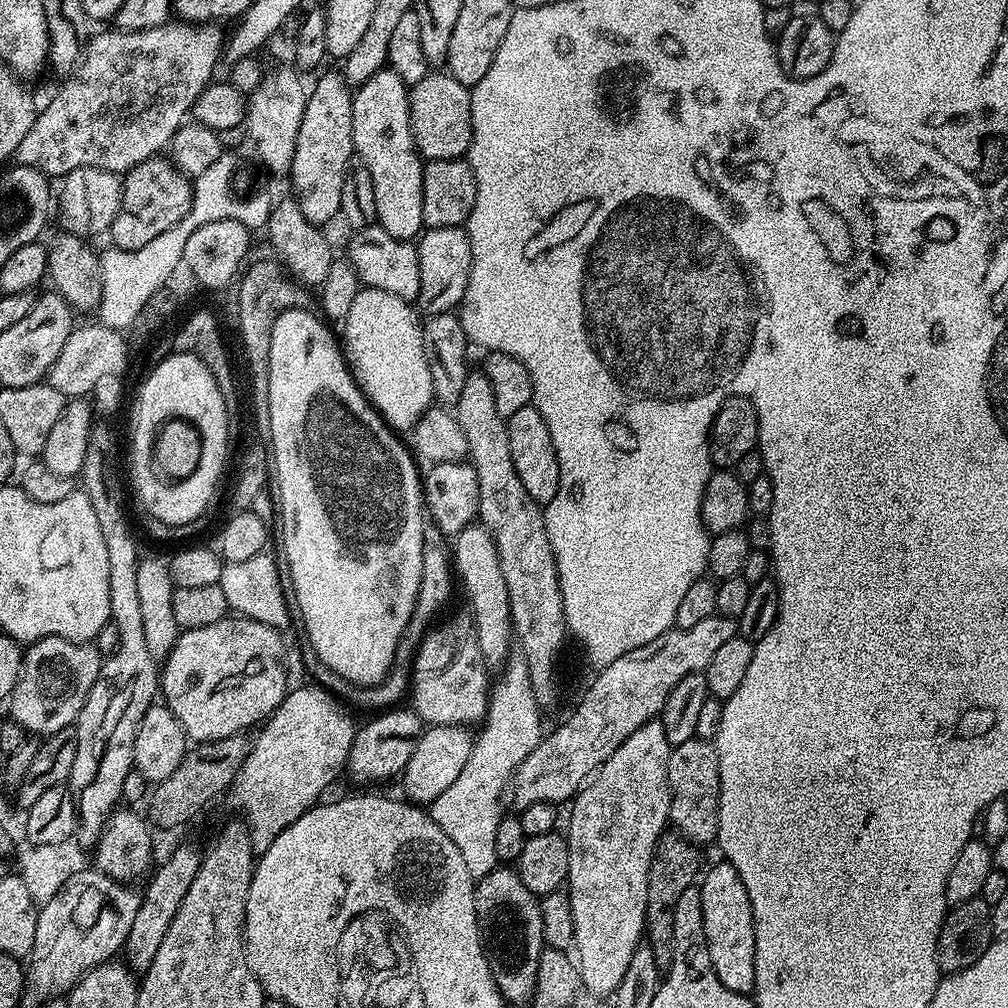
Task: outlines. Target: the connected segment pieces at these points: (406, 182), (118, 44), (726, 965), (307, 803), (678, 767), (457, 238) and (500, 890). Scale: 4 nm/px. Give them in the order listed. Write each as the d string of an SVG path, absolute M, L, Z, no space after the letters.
M381 70L355 89L352 97L352 147L355 155L370 170L374 181L374 210L376 224L396 240L415 241L424 228L422 218L422 178L425 161L416 151L416 143L410 130L409 85L391 70Z
M169 22L157 28L133 32L111 30L98 33L93 40L91 37L79 64L70 73L68 79L72 80L66 81L53 94L52 101L37 111L34 126L30 126L26 138L18 142L15 163L43 172L49 178L63 178L70 170L78 170L82 166L123 174L138 166L138 162L167 149L172 136L185 123L198 94L213 83L216 63L221 63L226 47L225 33L216 28L219 27L212 22Z
M727 862L719 863L709 872L707 869L698 884L702 898L702 922L706 930L706 942L710 946L710 962L714 962L718 982L722 982L726 990L748 994L754 986L752 903L746 894L746 886L742 886L742 878L738 878L738 870L734 870L734 866Z
M315 682L307 683L308 684L302 685L301 688L293 687L291 690L285 692L283 702L272 711L272 715L269 716L267 720L263 721L262 727L255 733L255 735L257 734L256 744L254 740L254 743L251 747L249 747L245 760L242 762L241 768L238 770L236 778L232 781L232 785L230 787L230 795L232 794L233 806L241 808L241 810L244 811L242 816L247 823L248 831L252 835L252 851L256 854L265 852L265 850L270 846L270 842L274 842L274 838L278 838L278 834L282 834L282 830L286 830L290 825L292 825L292 823L294 823L294 821L298 818L302 818L302 814L306 814L313 808L317 801L323 797L320 795L322 795L323 792L339 778L340 772L342 776L342 773L345 769L347 769L350 746L354 746L354 738L356 737L358 724L357 721L352 721L351 714L353 715L353 713L349 711L349 709L345 707L341 701L337 700L332 693L327 692L325 688L320 687L319 684Z
M693 738L675 745L668 759L668 789L671 827L691 844L712 844L718 834L720 817L720 767L715 743Z
M463 227L429 228L419 237L416 253L418 254L420 285L415 303L419 311L428 316L453 311L466 294L466 286L470 278L472 251L467 231Z
M497 866L490 874L479 877L475 885L474 910L496 989L509 1005L527 1005L536 989L538 962L546 947L540 901L526 890L526 882L512 866Z

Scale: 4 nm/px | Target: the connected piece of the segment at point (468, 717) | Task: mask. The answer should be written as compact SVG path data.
M467 615L456 616L453 620L448 620L444 625L433 627L425 634L424 640L420 644L420 649L416 651L416 659L412 668L412 683L410 685L410 707L425 725L431 726L441 724L442 726L454 726L455 724L463 724L465 726L476 726L483 721L485 714L488 712L488 697L490 695L490 678L488 680L488 668L486 658L482 654L482 650L478 646L478 638L476 637L476 625Z

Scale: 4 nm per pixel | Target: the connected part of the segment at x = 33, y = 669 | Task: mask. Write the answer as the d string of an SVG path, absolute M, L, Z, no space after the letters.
M47 636L27 645L22 656L20 677L6 701L8 712L12 715L9 716L11 723L40 738L73 727L98 678L101 663L102 654L92 642Z

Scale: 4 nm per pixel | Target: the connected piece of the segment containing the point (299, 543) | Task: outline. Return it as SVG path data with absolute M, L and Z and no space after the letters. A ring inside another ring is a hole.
M291 308L278 314L270 330L270 430L267 435L272 439L270 468L273 473L276 471L274 496L278 501L280 536L284 539L282 550L286 554L286 562L290 562L290 578L294 578L294 594L298 594L298 610L302 610L302 631L310 638L314 654L318 654L318 658L322 658L322 662L326 662L326 666L330 666L334 674L351 684L376 684L392 669L400 635L406 622L410 622L410 614L418 598L418 586L422 582L422 510L425 507L422 476L421 473L416 473L417 461L413 453L400 445L400 440L396 437L399 435L381 420L379 412L368 403L368 399L353 380L337 337L336 340L332 337L331 330L327 328L329 325L316 315L315 311Z

